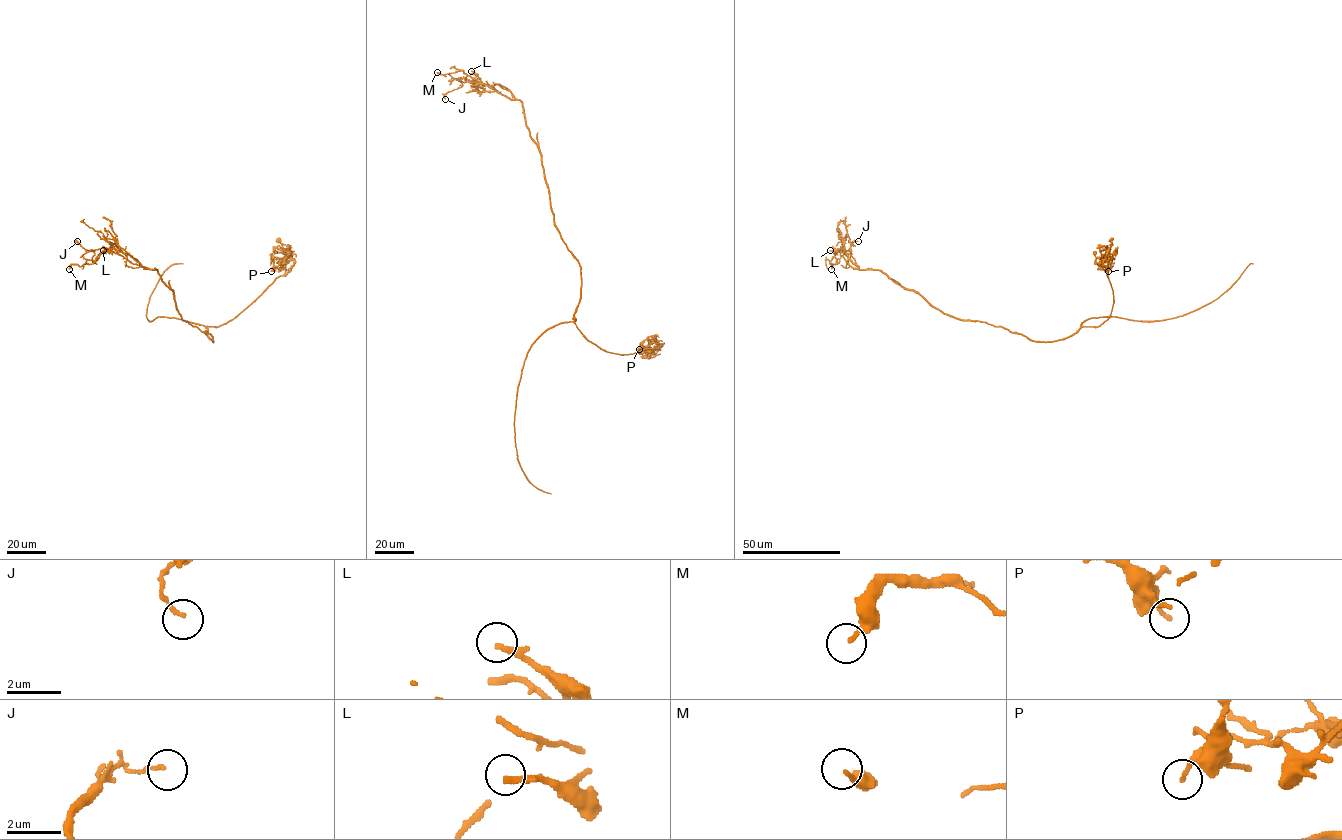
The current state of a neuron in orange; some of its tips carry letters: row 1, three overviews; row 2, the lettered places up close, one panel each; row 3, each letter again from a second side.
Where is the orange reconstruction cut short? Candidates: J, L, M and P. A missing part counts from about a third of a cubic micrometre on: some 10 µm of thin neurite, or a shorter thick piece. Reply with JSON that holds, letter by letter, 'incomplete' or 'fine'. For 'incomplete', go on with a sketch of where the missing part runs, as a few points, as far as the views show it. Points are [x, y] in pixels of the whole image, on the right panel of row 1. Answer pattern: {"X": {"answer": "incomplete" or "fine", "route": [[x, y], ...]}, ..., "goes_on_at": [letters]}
{"J": {"answer": "fine"}, "L": {"answer": "fine"}, "M": {"answer": "fine"}, "P": {"answer": "fine"}, "goes_on_at": []}

